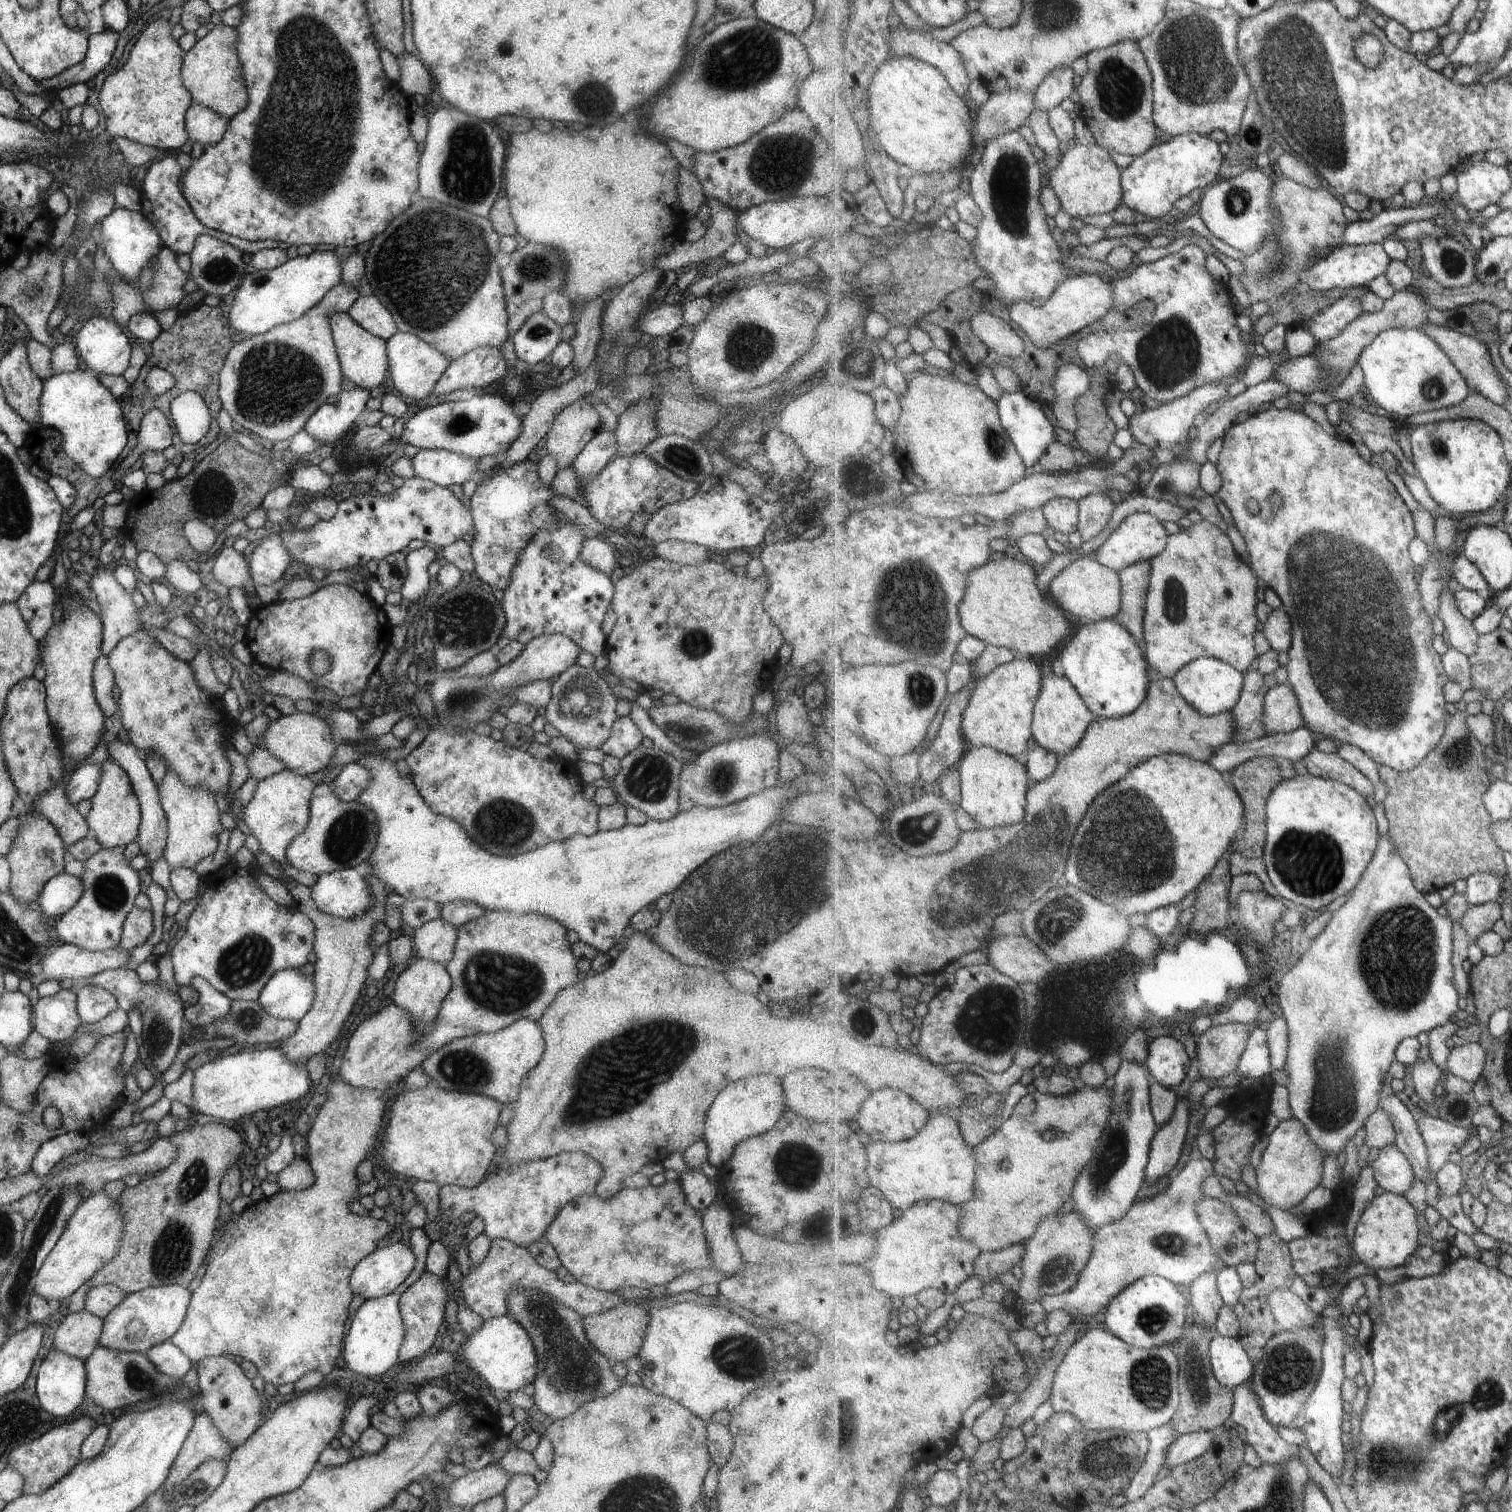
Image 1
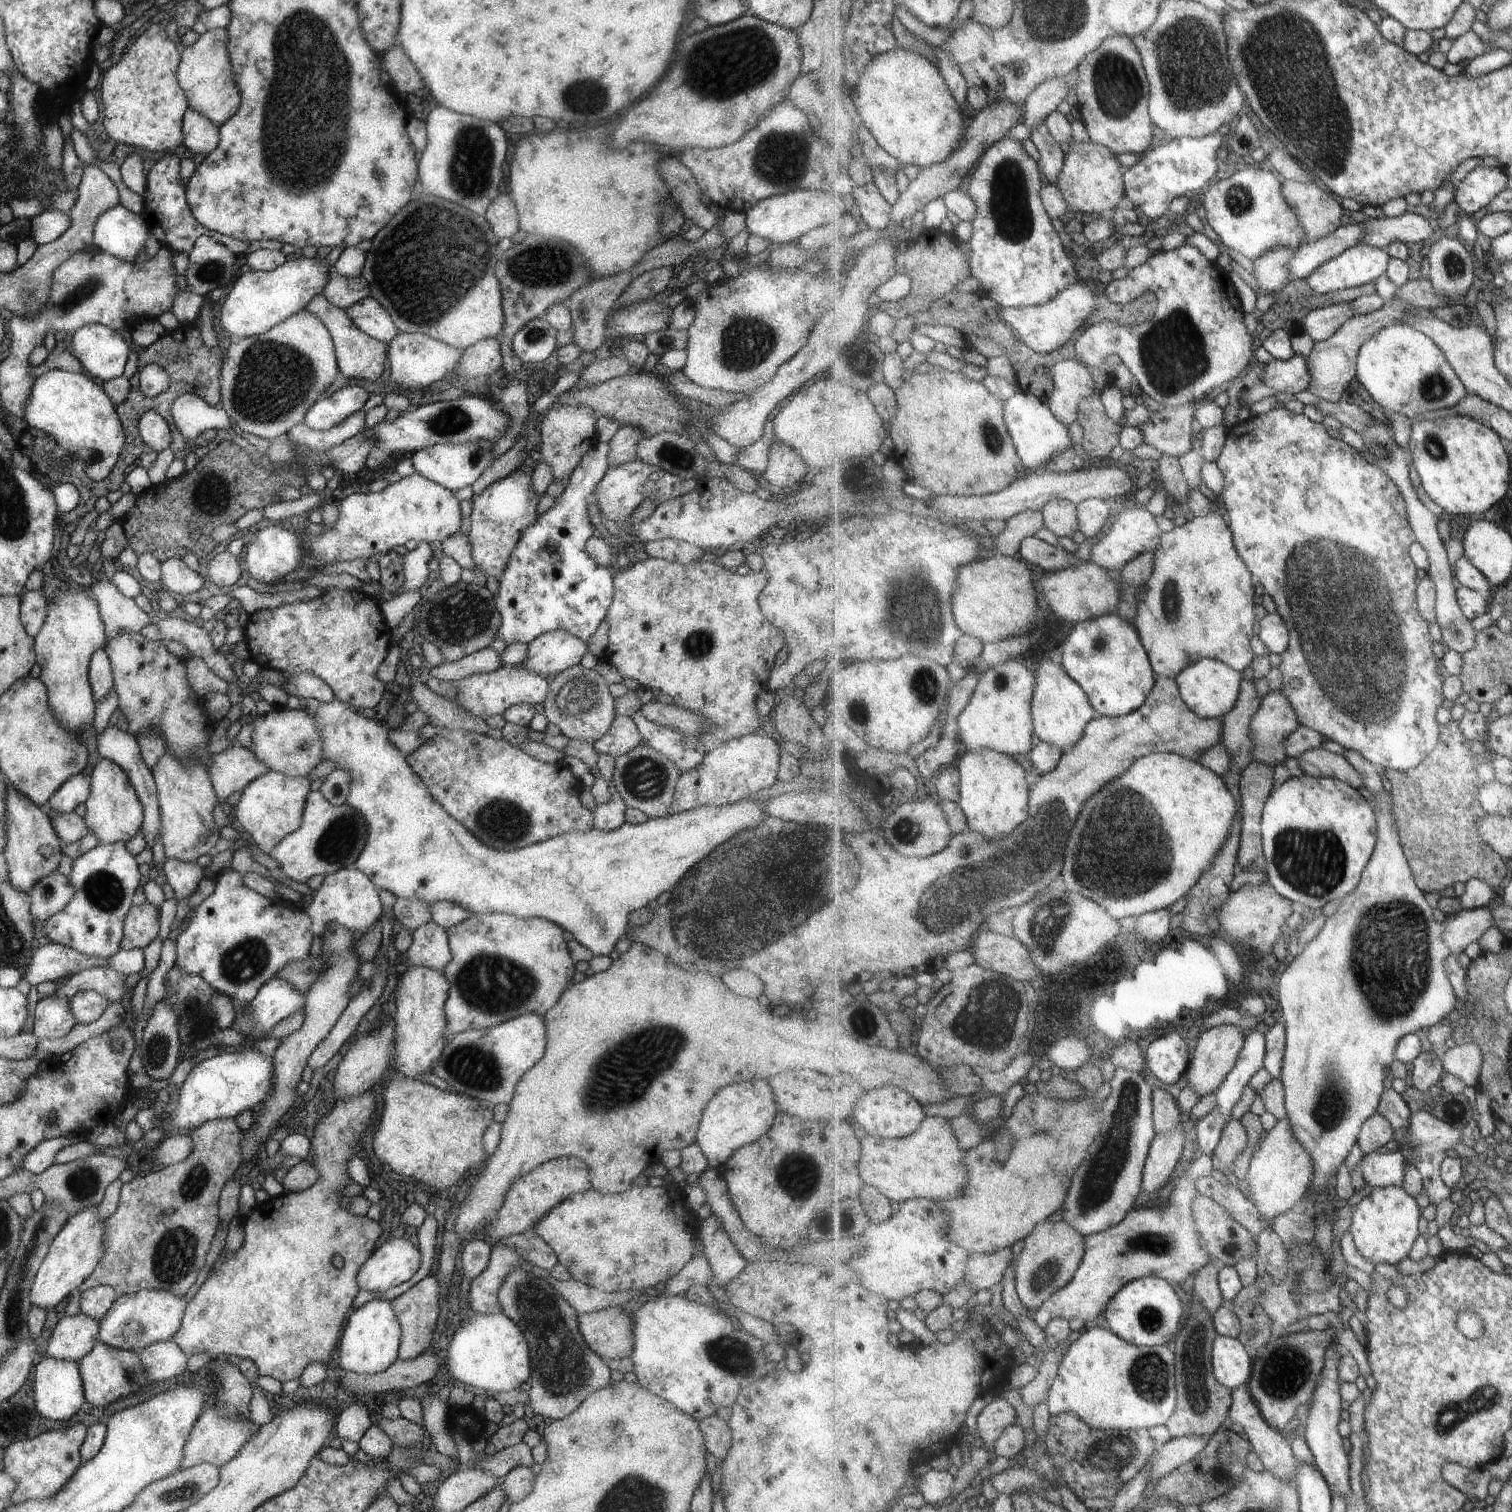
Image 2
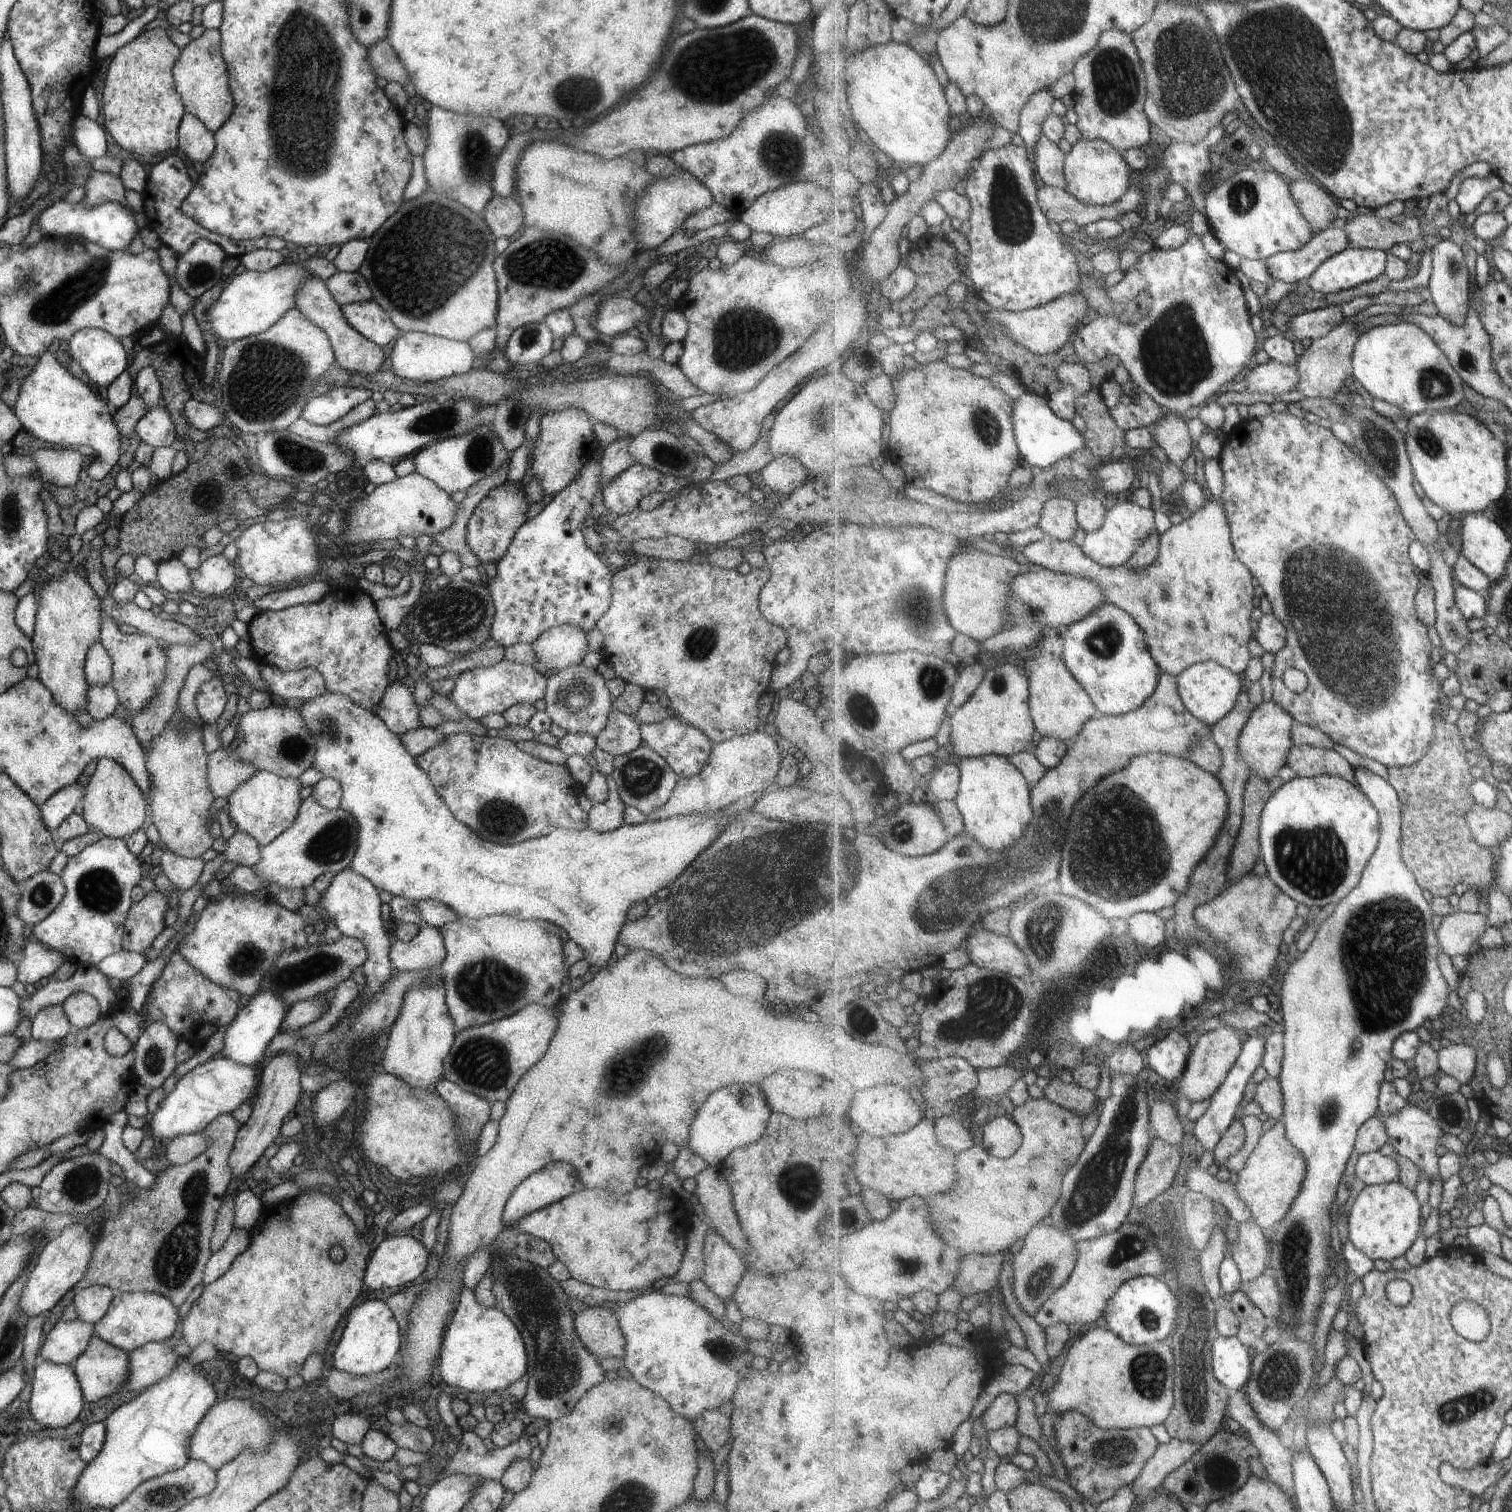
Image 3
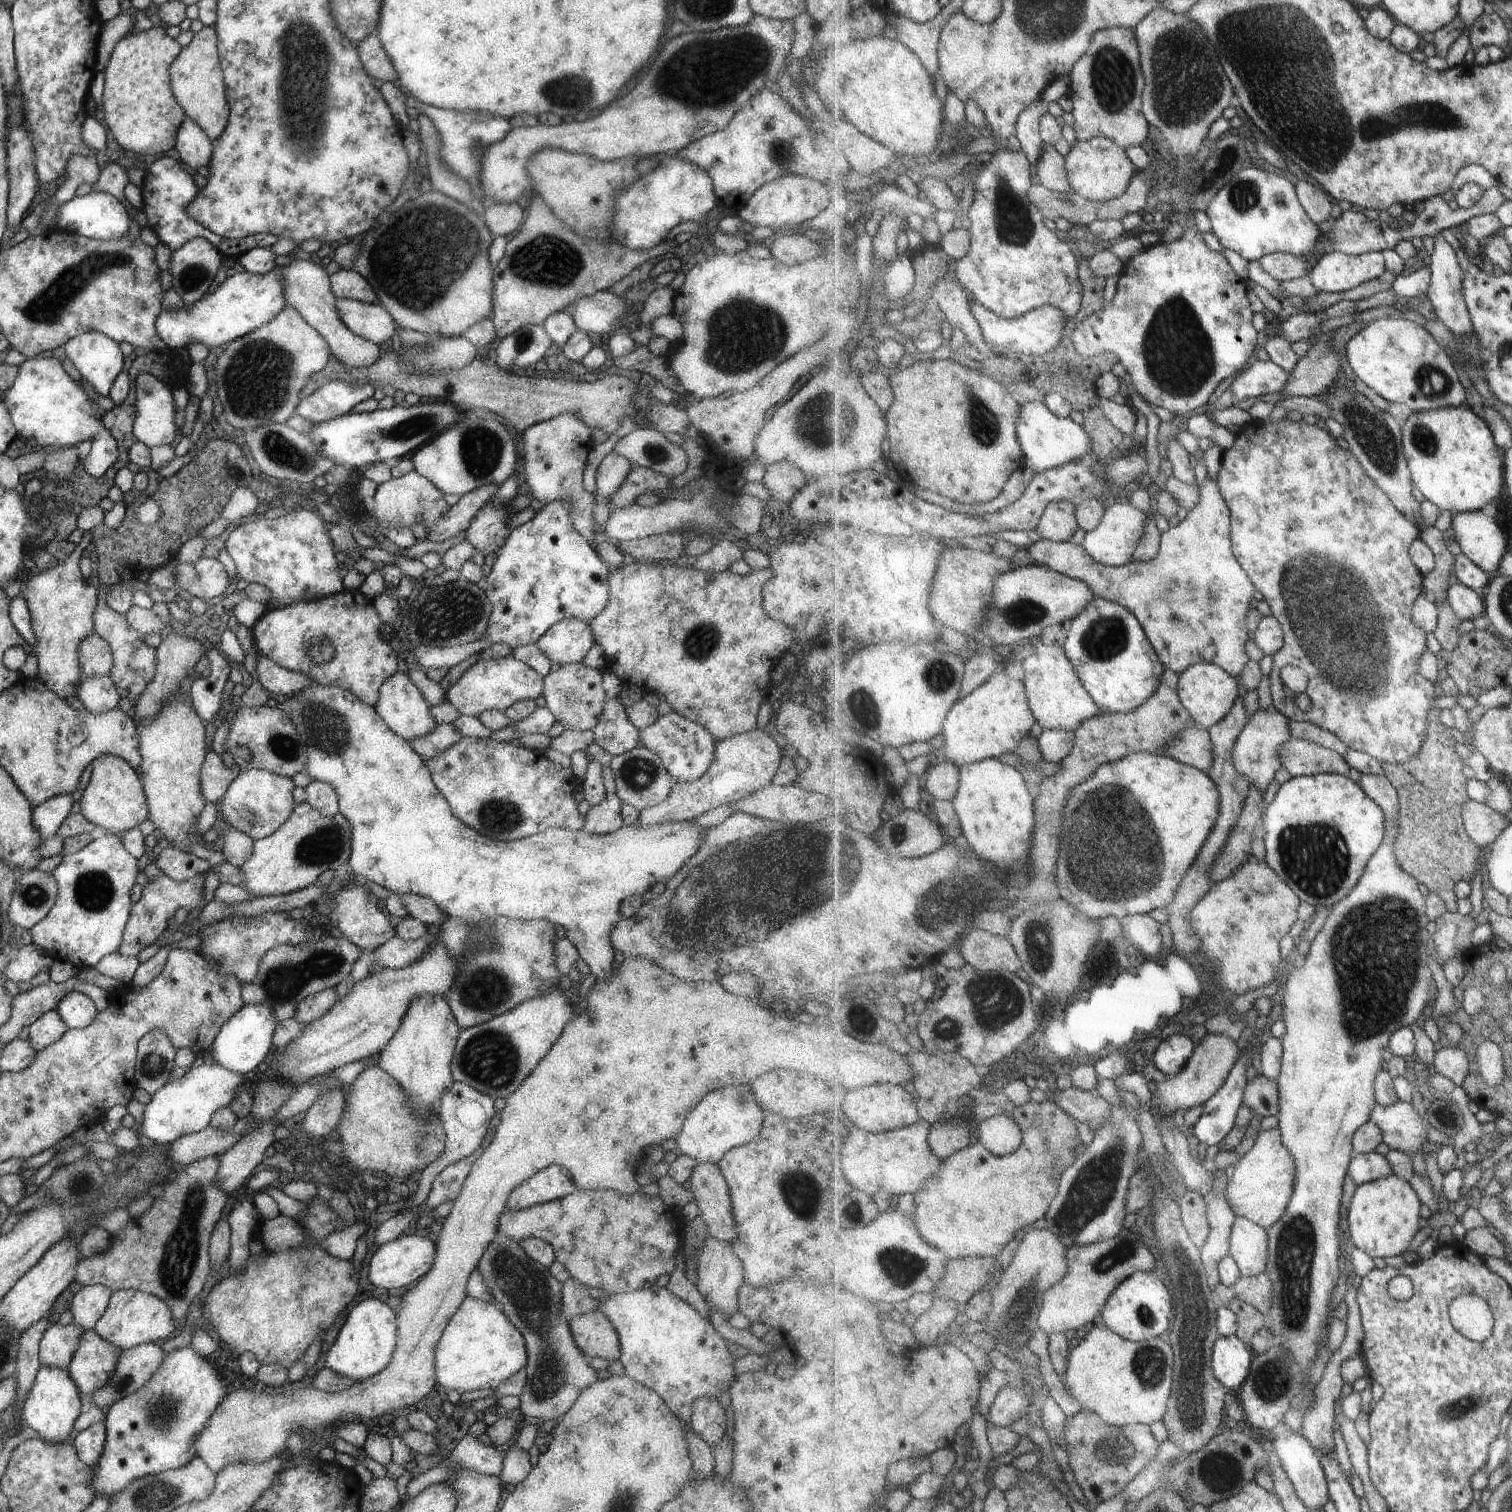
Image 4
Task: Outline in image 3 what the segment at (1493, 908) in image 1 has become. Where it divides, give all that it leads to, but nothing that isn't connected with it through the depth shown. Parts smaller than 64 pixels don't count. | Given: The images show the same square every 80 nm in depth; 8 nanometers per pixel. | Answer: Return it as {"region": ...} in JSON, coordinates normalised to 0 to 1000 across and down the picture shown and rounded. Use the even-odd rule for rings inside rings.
{"region":[[[963,601],[954,607],[950,617],[954,630],[958,633],[962,631],[971,632],[974,622],[978,622],[985,612],[985,606],[981,603],[971,604]]]}

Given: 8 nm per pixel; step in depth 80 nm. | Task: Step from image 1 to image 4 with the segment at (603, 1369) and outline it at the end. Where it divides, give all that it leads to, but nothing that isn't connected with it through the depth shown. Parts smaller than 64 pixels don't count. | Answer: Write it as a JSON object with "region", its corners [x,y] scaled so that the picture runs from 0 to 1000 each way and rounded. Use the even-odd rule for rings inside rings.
{"region":[[[326,818],[317,831],[315,839],[318,842],[319,848],[327,858],[327,862],[329,862],[332,868],[341,876],[348,889],[348,911],[347,916],[343,923],[344,926],[343,931],[347,937],[354,937],[359,939],[370,938],[379,930],[384,920],[396,912],[395,907],[387,900],[387,896],[382,893],[378,884],[376,874],[371,868],[372,849],[365,845],[362,838],[351,833],[343,821],[338,818],[330,820]]]}

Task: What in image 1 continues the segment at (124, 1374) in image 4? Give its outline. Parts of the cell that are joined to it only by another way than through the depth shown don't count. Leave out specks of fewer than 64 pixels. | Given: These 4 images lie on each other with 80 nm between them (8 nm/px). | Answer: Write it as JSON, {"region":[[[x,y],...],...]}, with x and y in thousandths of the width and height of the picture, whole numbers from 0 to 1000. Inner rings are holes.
{"region":[[[106,888],[98,892],[96,894],[99,901],[106,908],[116,912],[120,912],[126,905],[126,900],[115,889]]]}

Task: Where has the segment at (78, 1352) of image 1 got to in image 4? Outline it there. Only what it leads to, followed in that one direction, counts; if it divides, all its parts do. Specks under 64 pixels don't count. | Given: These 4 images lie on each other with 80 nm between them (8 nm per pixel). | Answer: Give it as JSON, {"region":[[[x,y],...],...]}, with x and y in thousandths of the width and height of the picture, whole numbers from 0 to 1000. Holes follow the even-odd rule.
{"region":[[[36,875],[30,878],[25,888],[26,903],[43,905],[56,880],[54,877],[48,875],[44,876]]]}

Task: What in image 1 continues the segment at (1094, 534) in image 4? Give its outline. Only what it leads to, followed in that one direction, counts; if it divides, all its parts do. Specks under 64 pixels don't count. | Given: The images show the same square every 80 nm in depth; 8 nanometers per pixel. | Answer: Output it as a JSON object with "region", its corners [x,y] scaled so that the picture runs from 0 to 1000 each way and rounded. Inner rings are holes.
{"region":[[[749,339],[745,342],[732,356],[726,364],[724,369],[741,379],[747,374],[761,372],[764,368],[767,368],[772,362],[773,355],[771,348],[763,339]]]}

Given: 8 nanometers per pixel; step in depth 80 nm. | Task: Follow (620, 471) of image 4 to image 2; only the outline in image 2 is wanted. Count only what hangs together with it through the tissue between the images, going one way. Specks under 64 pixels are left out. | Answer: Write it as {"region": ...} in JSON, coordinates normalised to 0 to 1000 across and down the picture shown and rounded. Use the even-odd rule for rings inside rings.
{"region":[[[410,281],[407,287],[402,291],[402,308],[407,308],[420,304],[421,292],[425,289],[426,287],[421,282]]]}

